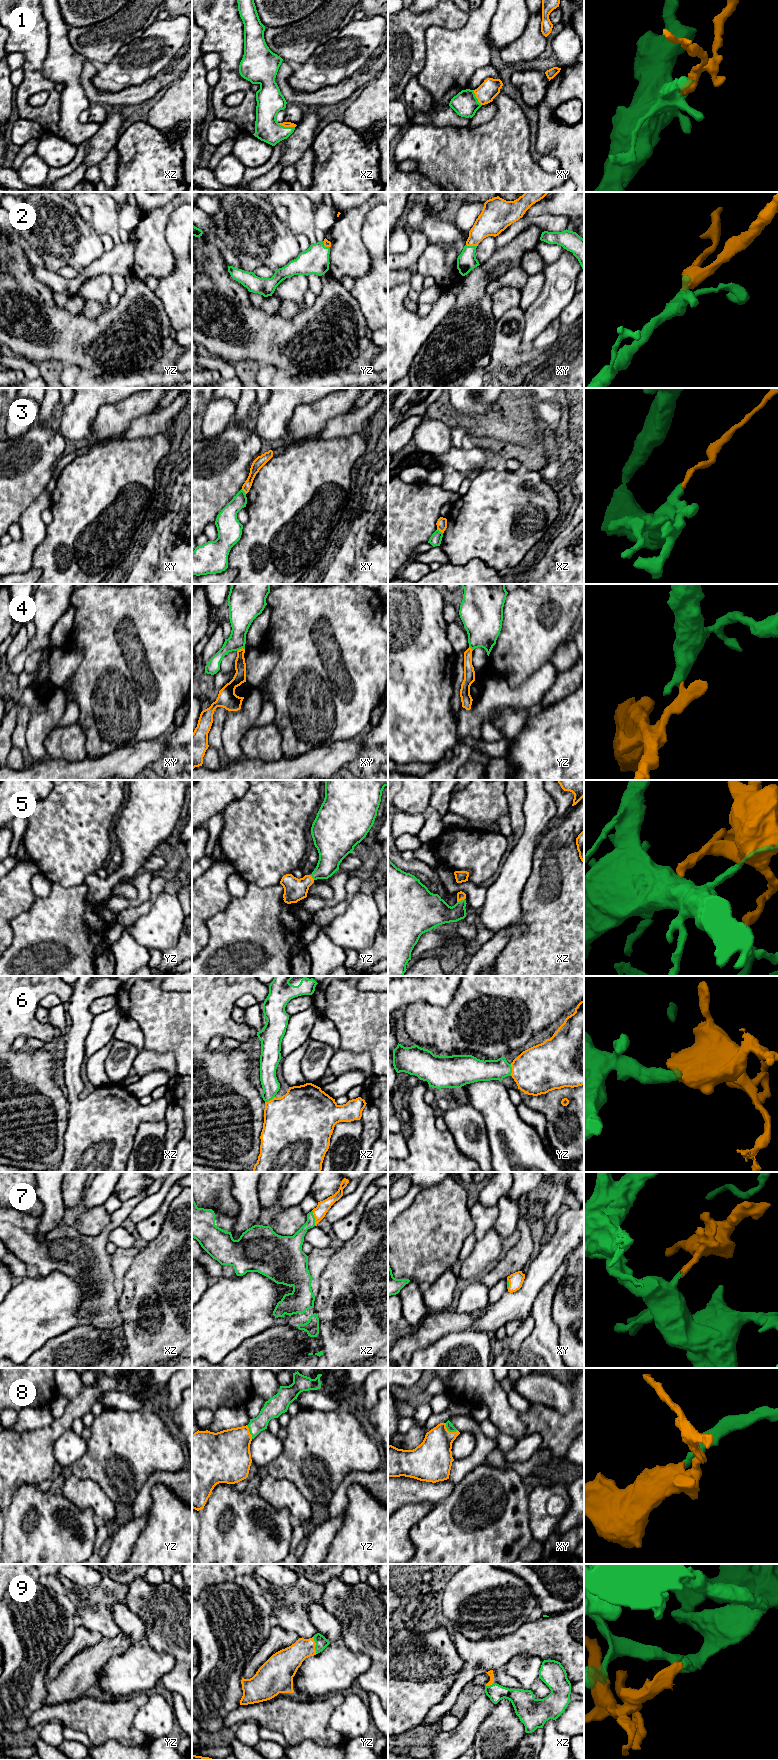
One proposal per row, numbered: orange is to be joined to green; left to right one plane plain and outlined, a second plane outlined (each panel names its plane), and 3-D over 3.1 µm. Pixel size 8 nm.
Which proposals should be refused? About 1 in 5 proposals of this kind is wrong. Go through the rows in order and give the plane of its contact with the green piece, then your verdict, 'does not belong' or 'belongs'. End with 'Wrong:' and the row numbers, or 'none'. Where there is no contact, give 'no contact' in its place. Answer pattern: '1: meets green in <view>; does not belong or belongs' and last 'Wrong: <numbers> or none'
1: meets green in xz; belongs
2: meets green in xy; belongs
3: meets green in xz; does not belong
4: meets green in xy; does not belong
5: meets green in xz; belongs
6: meets green in yz; belongs
7: meets green in xz; belongs
8: meets green in xy; belongs
9: meets green in yz; belongs
Wrong: 3, 4

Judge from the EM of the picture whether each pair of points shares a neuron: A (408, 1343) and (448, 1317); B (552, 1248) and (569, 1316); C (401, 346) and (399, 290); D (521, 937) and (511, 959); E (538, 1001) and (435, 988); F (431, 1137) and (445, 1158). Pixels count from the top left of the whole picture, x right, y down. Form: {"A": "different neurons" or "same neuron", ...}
{"A": "same neuron", "B": "different neurons", "C": "same neuron", "D": "same neuron", "E": "different neurons", "F": "same neuron"}

